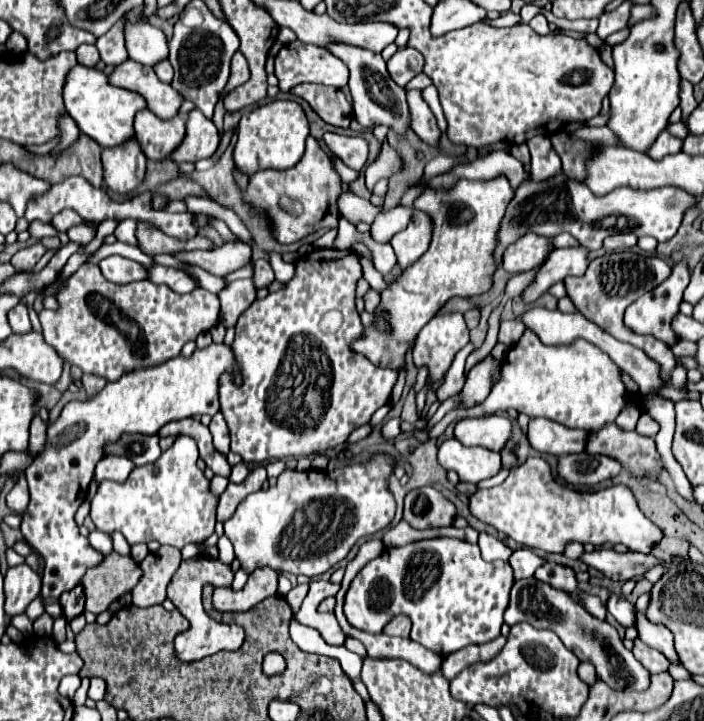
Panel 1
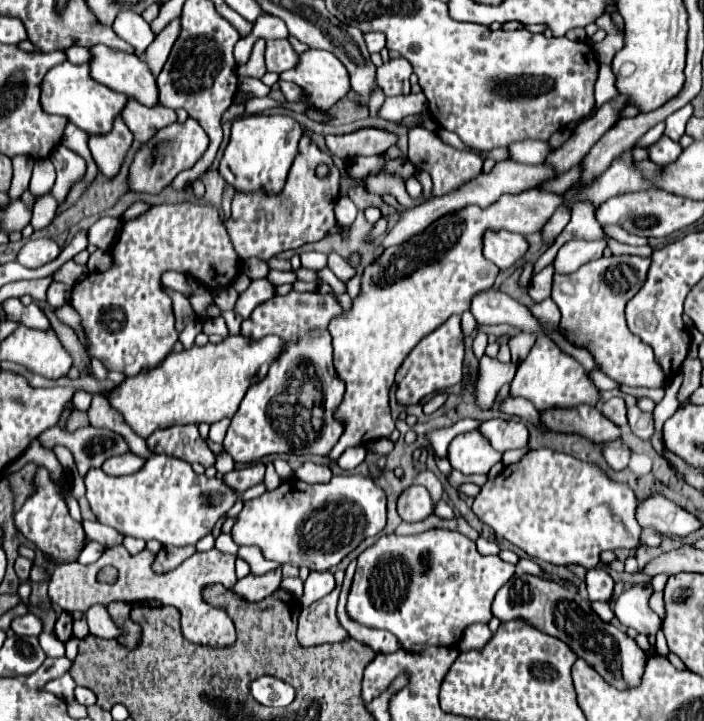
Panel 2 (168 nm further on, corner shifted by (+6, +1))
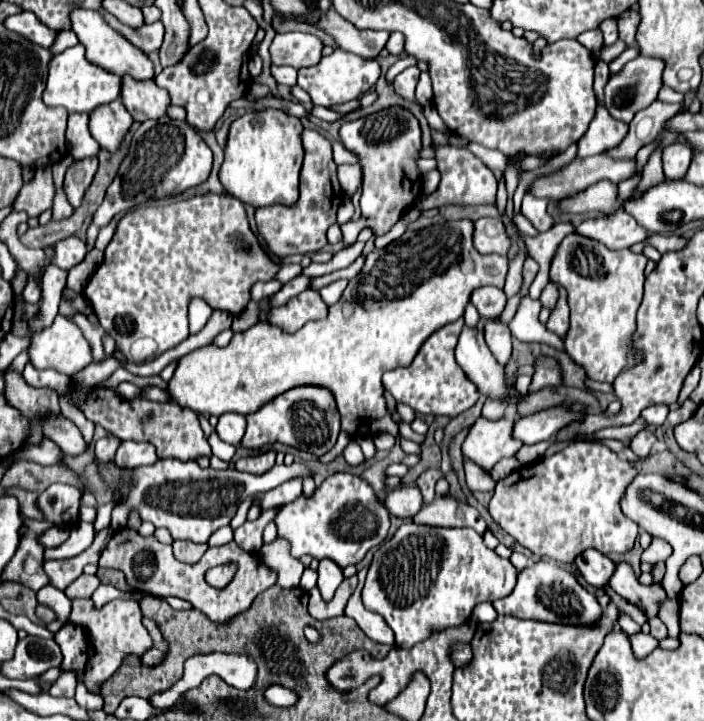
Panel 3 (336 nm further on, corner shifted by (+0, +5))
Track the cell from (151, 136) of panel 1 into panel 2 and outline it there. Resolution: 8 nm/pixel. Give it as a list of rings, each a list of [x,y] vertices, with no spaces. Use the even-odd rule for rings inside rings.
[[[129,98],[123,112],[121,112],[127,128],[133,132],[135,140],[147,142],[153,138],[153,134],[177,120],[175,112],[171,108],[165,108],[161,104],[149,108],[139,104],[135,98]]]

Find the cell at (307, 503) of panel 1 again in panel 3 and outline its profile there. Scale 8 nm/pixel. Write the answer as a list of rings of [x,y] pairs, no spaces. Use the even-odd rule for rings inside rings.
[[[335,472],[323,480],[313,496],[301,494],[297,500],[279,506],[273,518],[279,538],[291,544],[291,556],[311,556],[317,560],[329,558],[347,568],[363,560],[369,548],[381,544],[389,530],[389,512],[377,500],[371,484],[355,474]],[[363,522],[363,524],[361,524]],[[363,528],[363,534],[361,534]]]

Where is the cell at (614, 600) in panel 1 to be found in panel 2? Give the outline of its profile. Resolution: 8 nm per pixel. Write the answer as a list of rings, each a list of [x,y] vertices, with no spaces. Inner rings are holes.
[[[591,568],[591,570],[587,570],[585,584],[587,584],[587,592],[589,592],[589,602],[595,602],[595,600],[607,602],[613,594],[613,584],[615,582],[605,570]]]

